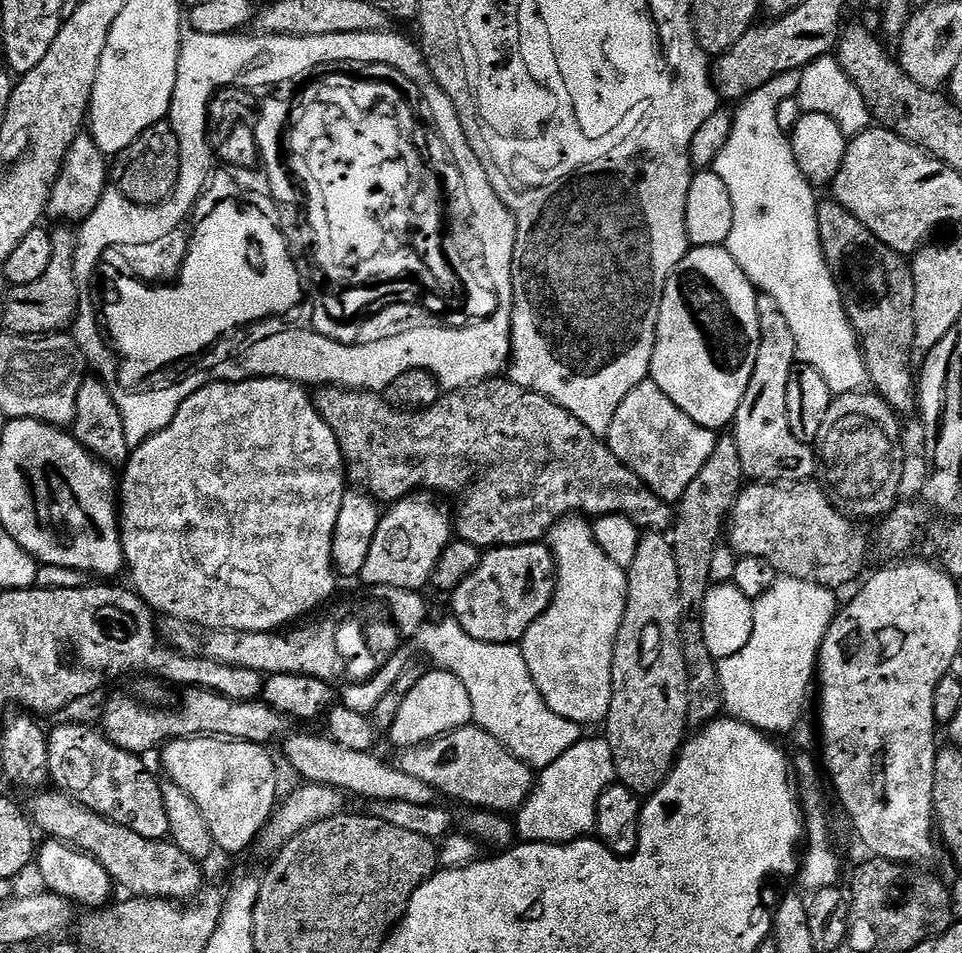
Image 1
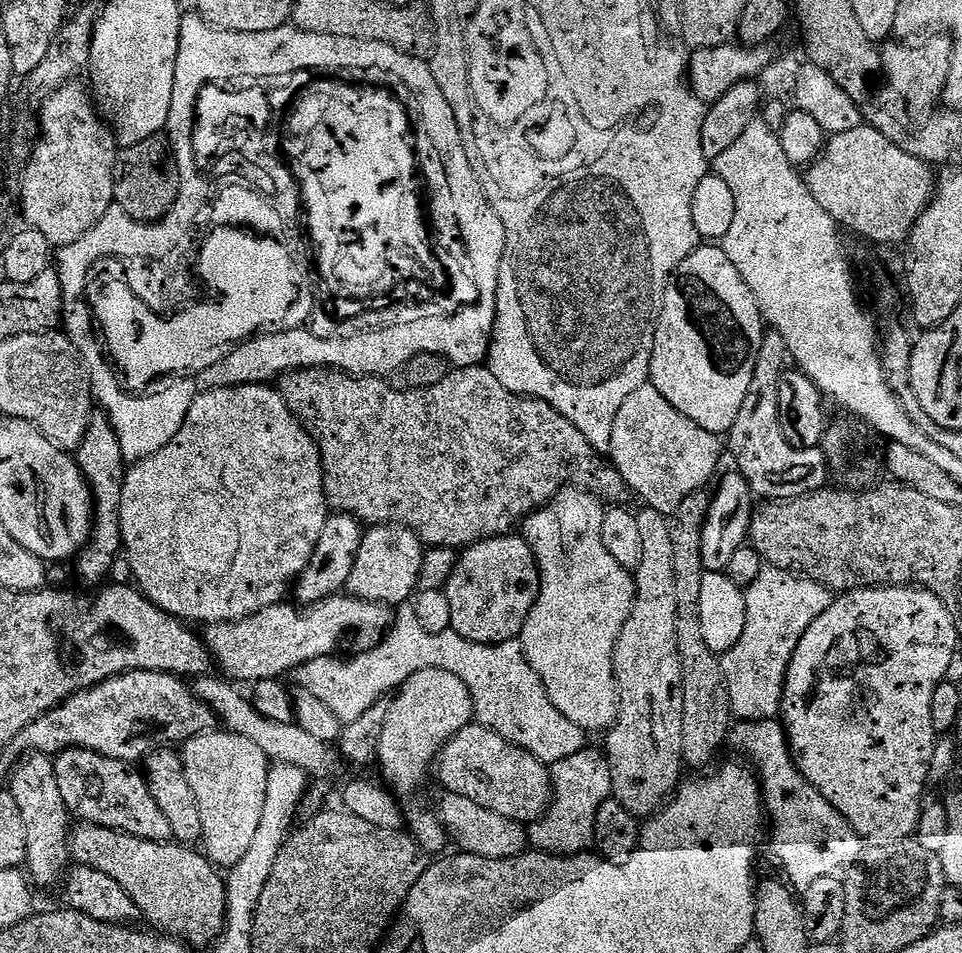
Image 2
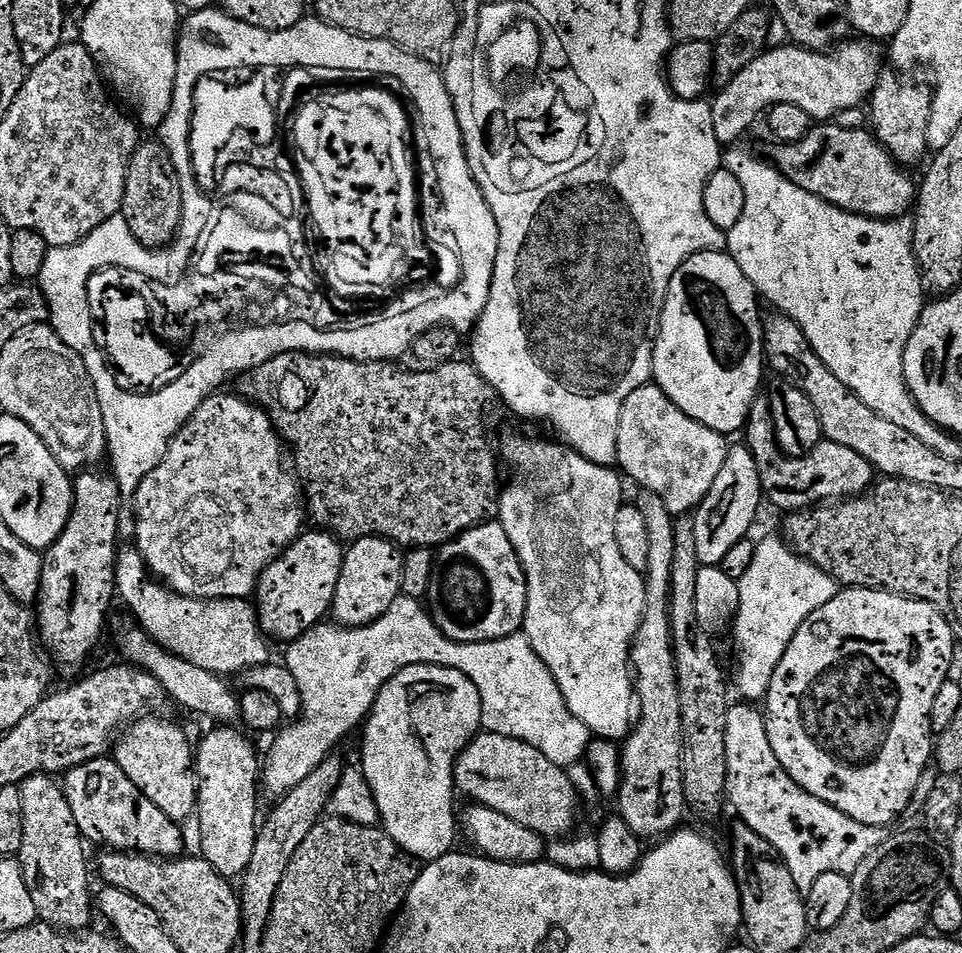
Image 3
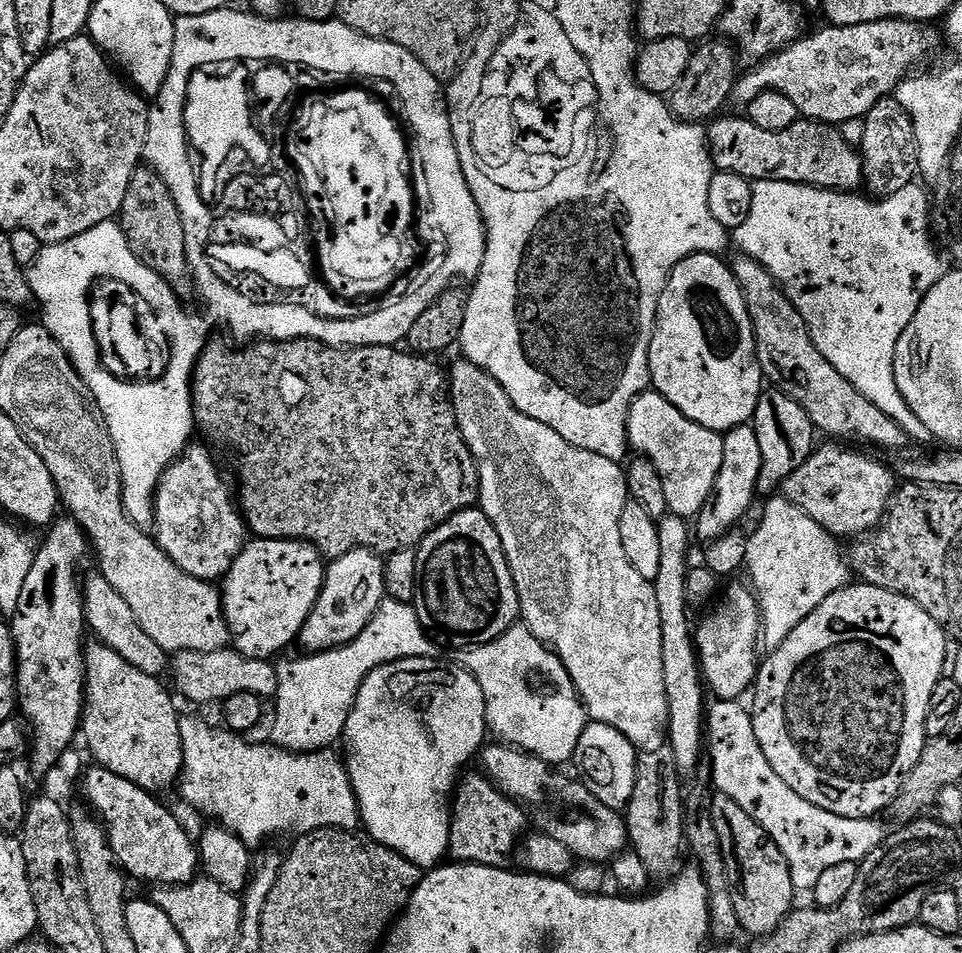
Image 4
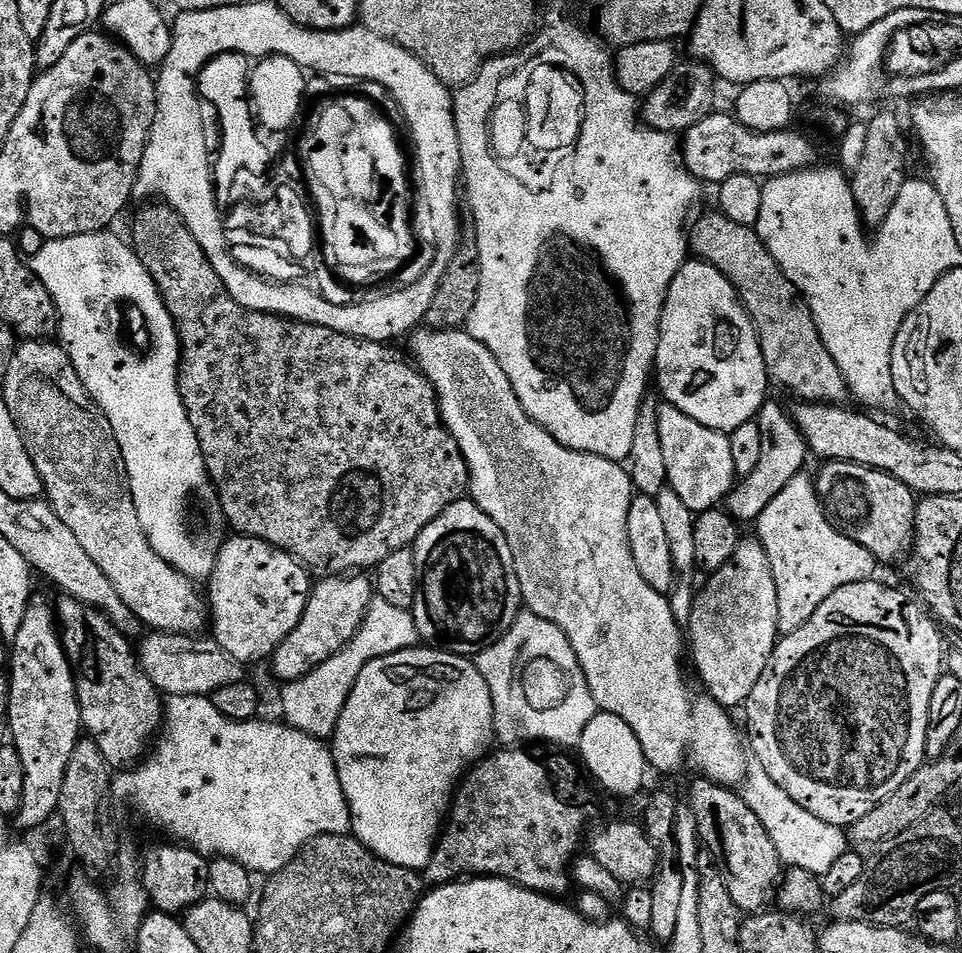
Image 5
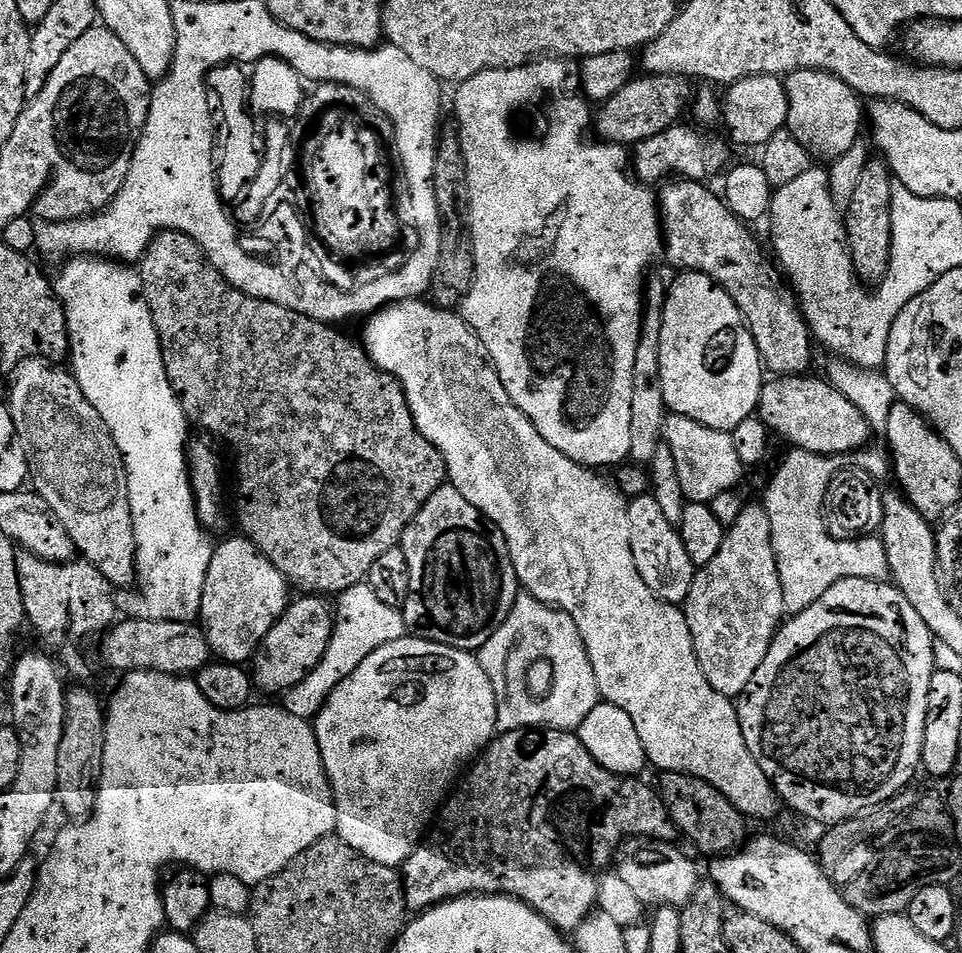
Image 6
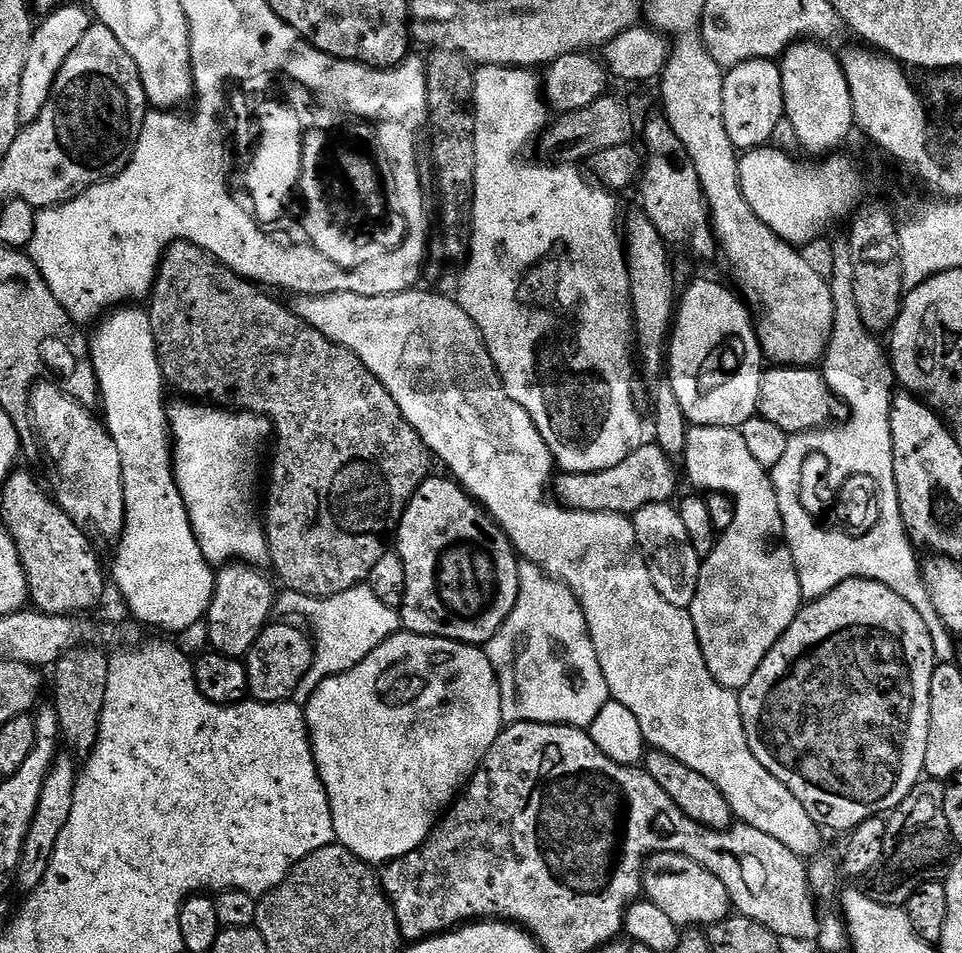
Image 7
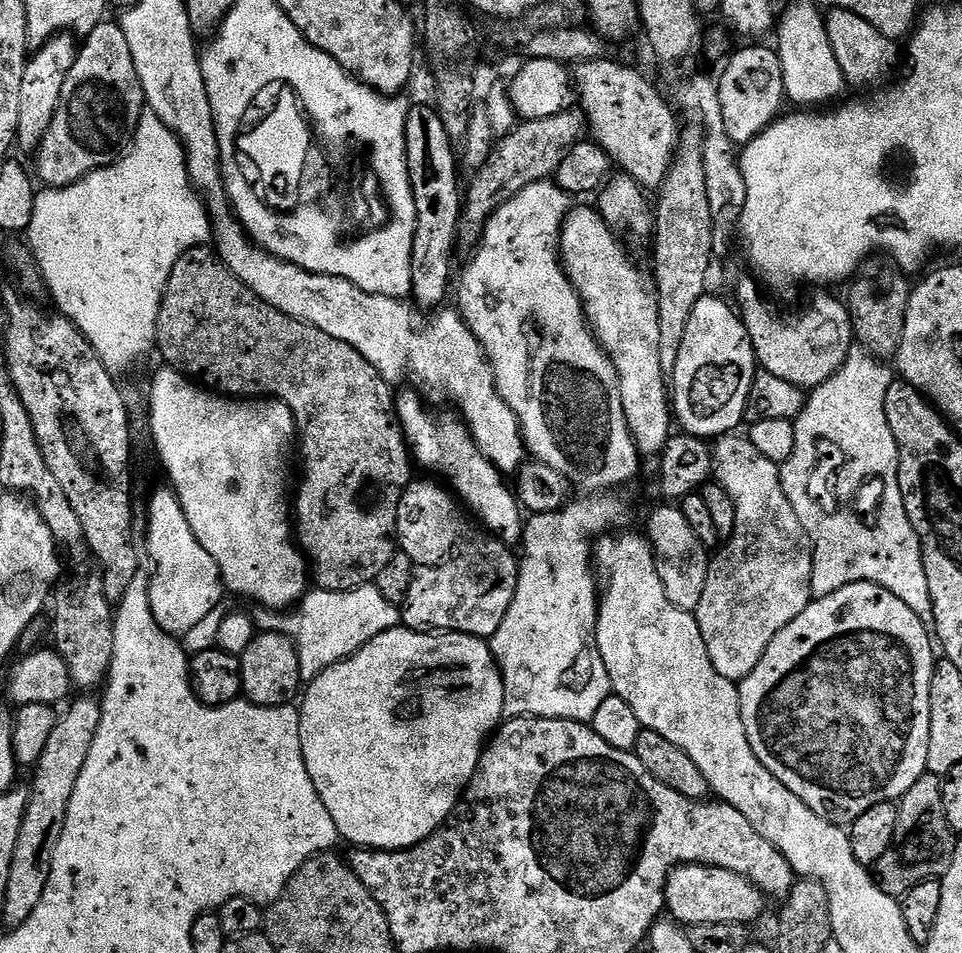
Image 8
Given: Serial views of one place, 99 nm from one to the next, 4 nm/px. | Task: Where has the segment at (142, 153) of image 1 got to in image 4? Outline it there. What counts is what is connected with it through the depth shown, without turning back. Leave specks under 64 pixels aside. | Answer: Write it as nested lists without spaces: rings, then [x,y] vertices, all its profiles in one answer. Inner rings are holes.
[[[141,166],[136,169],[134,178],[130,178],[130,190],[126,190],[126,202],[122,202],[118,223],[139,262],[156,271],[172,286],[184,284],[187,280],[189,283],[190,247],[184,219],[166,182],[162,182],[160,175],[152,168]]]

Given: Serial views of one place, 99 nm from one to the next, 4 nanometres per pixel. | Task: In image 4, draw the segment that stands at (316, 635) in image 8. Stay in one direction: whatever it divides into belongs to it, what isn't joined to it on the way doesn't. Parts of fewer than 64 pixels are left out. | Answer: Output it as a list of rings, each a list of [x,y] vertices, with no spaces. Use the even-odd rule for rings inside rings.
[[[385,598],[366,630],[350,643],[328,652],[300,654],[297,660],[281,659],[276,664],[278,690],[274,697],[276,717],[272,720],[271,743],[295,753],[331,749],[332,743],[343,737],[358,690],[371,672],[390,662],[431,656],[433,652],[434,641],[422,626],[415,607]]]

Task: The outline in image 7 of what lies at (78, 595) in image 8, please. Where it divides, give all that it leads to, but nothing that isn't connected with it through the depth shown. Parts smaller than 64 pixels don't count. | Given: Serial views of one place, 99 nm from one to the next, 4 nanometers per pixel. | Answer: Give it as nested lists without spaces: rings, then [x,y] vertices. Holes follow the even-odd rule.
[[[81,646],[67,652],[54,665],[56,672],[56,701],[54,707],[60,719],[61,737],[73,748],[71,751],[91,753],[96,746],[102,722],[102,706],[106,706],[106,682],[110,678],[109,653],[99,647]]]

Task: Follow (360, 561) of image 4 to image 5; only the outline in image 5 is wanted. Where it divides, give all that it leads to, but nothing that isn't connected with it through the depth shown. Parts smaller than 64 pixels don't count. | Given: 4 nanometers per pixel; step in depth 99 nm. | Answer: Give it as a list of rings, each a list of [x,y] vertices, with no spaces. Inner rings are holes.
[[[367,575],[330,576],[313,583],[302,618],[270,657],[272,672],[280,682],[301,680],[303,676],[310,674],[310,670],[334,658],[334,654],[338,654],[351,642],[374,598],[373,581],[364,576]]]

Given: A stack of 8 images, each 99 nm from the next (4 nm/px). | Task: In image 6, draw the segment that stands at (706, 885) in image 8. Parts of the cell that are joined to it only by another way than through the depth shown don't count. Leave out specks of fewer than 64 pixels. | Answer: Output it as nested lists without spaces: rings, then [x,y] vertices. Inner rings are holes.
[[[632,838],[623,845],[618,856],[618,871],[622,882],[634,889],[634,895],[645,906],[683,906],[692,901],[694,890],[702,883],[696,864],[684,852],[667,840]]]

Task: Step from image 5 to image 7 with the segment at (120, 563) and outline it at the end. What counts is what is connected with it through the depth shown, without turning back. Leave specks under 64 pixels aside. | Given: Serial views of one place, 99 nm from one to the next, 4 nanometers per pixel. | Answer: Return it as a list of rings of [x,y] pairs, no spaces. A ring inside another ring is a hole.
[[[40,382],[30,397],[30,420],[36,423],[36,432],[57,474],[64,476],[58,503],[89,533],[119,537],[124,530],[124,471],[118,446],[107,427],[63,391],[67,392],[59,383]]]

